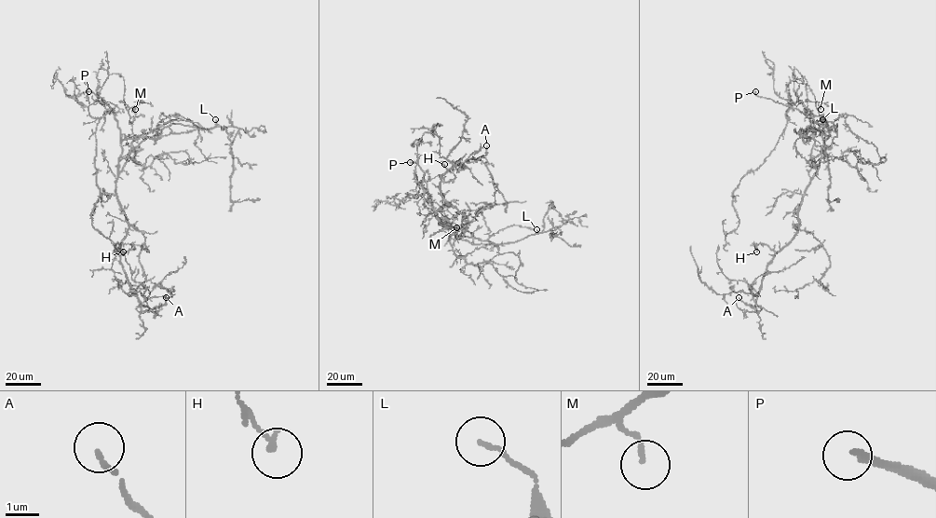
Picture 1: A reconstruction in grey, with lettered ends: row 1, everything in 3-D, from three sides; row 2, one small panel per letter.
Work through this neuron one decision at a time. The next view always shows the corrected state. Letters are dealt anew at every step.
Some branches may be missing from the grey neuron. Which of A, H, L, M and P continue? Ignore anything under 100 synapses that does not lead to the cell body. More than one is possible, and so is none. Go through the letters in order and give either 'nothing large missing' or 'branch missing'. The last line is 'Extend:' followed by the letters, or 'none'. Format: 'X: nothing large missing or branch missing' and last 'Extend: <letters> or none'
A: nothing large missing
H: nothing large missing
L: nothing large missing
M: nothing large missing
P: branch missing
Extend: P

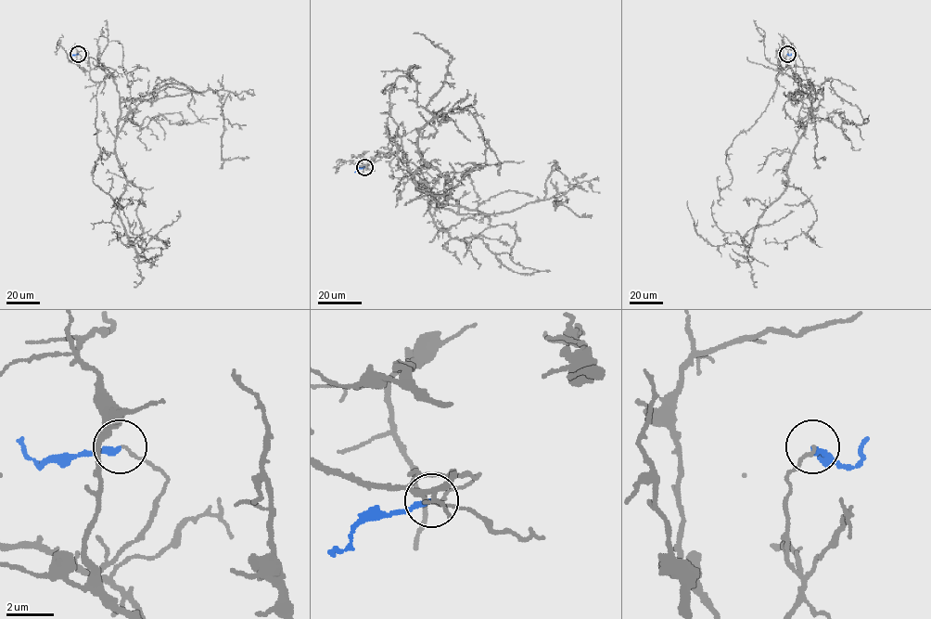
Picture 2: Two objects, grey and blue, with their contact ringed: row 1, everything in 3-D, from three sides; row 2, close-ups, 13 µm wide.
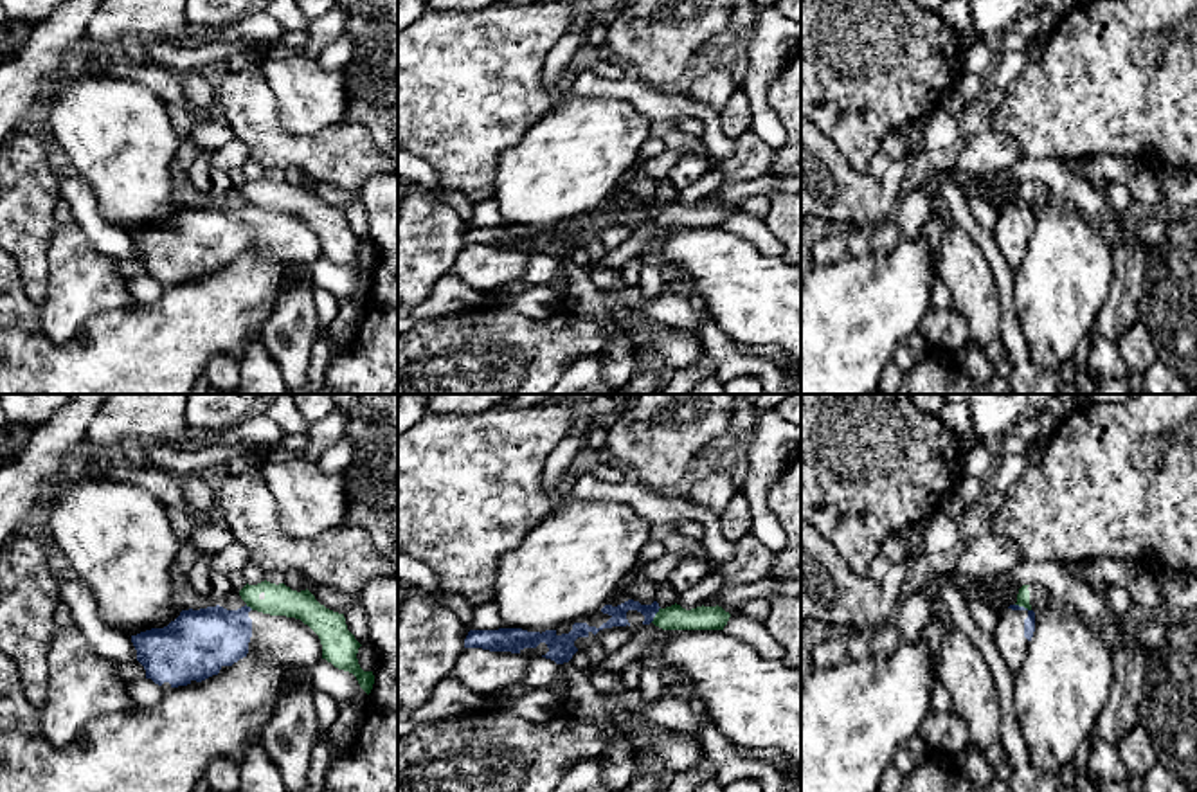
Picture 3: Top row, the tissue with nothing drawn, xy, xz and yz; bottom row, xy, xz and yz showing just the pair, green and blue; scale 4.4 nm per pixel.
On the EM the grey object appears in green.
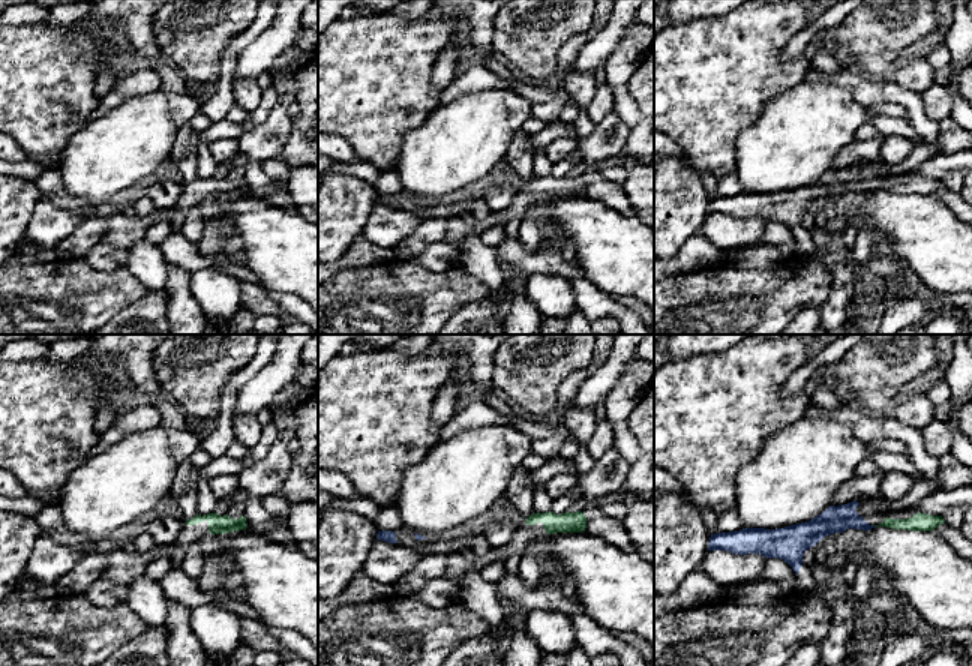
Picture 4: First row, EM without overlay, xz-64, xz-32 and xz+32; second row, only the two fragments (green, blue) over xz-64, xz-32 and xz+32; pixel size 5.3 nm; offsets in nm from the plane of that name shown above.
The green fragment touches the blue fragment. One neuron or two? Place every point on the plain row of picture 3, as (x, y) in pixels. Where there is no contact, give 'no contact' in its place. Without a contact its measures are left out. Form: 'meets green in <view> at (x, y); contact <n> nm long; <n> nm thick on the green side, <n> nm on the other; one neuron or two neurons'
meets green in yz at (1023, 202); contact 80 nm long; 60 nm thick on the green side, 50 nm on the other; two neurons

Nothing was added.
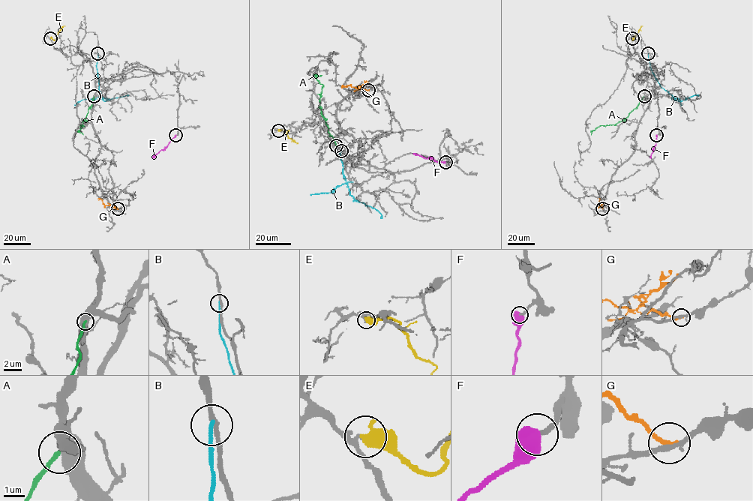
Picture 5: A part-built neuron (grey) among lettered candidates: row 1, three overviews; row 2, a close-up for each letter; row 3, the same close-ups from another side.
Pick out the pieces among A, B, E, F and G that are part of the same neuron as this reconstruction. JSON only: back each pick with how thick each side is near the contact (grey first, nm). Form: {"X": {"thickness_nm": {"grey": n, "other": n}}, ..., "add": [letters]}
{"F": {"thickness_nm": {"grey": 240, "other": 800}}, "add": ["F"]}

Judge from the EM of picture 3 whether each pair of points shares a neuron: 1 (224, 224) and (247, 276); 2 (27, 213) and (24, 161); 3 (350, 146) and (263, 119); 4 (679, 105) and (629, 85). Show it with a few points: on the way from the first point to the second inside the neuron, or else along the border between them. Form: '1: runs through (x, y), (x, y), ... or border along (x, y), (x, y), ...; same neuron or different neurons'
1: border along (281, 260), (260, 260), (240, 254), (202, 276); different neurons
2: runs through (26, 200), (24, 173); same neuron
3: runs through (328, 146), (290, 146), (285, 141); same neuron
4: runs through (666, 105), (656, 105), (641, 94); same neuron

